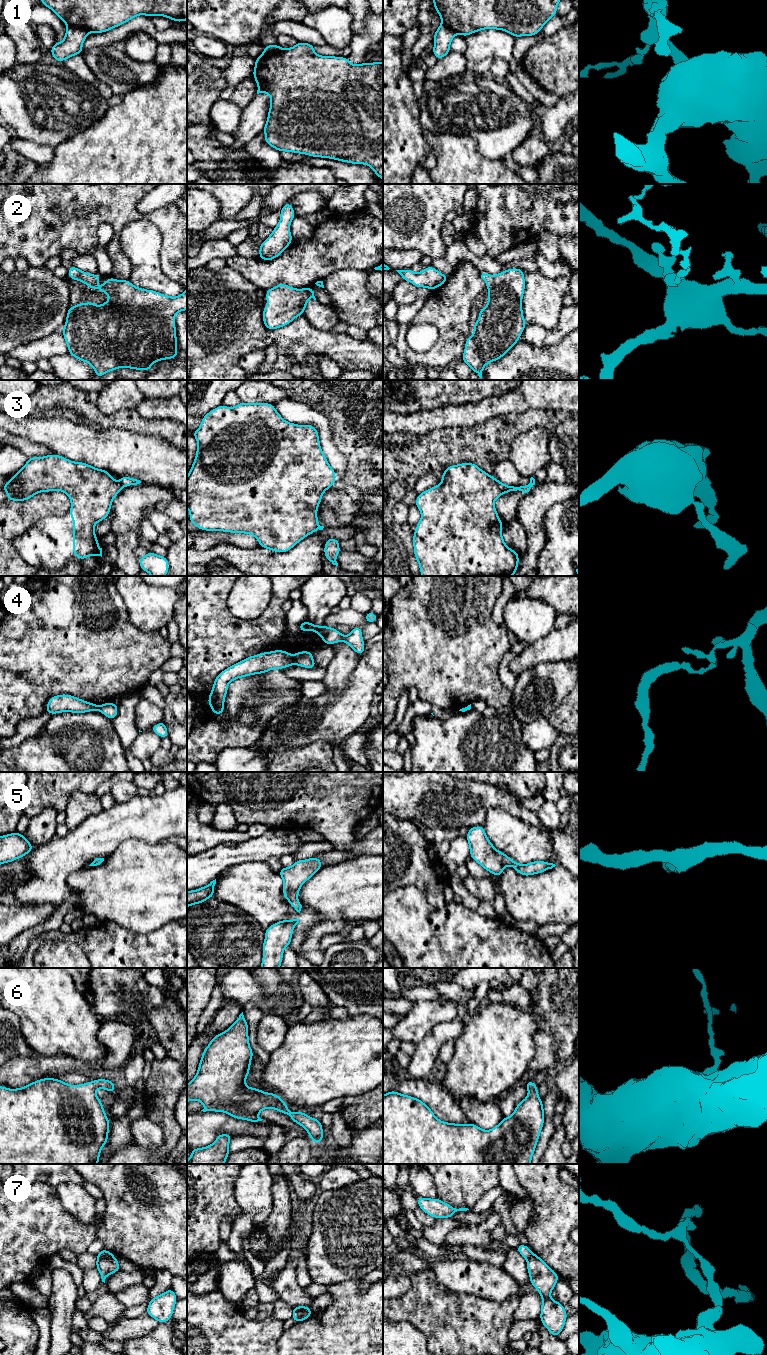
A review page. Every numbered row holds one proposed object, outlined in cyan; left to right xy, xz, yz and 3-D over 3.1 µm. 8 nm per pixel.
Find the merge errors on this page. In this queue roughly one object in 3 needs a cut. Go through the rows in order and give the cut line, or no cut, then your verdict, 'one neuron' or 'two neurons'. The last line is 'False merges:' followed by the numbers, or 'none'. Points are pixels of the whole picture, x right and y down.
1: cut xy (67, 25), (83, 26), (89, 31); two neurons
2: cut none; one neuron
3: cut xy (120, 481), (122, 486); two neurons
4: cut xz (292, 656), (295, 663); two neurons
5: cut none; one neuron
6: cut none; one neuron
7: cut xy (113, 1255), (97, 1257); two neurons
False merges: 1, 3, 4, 7

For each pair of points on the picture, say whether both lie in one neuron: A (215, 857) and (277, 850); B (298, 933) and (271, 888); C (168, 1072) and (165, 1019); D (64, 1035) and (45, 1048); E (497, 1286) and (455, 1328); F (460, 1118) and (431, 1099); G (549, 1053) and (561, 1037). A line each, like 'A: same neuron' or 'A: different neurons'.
A: same neuron
B: same neuron
C: different neurons
D: same neuron
E: different neurons
F: same neuron
G: different neurons

